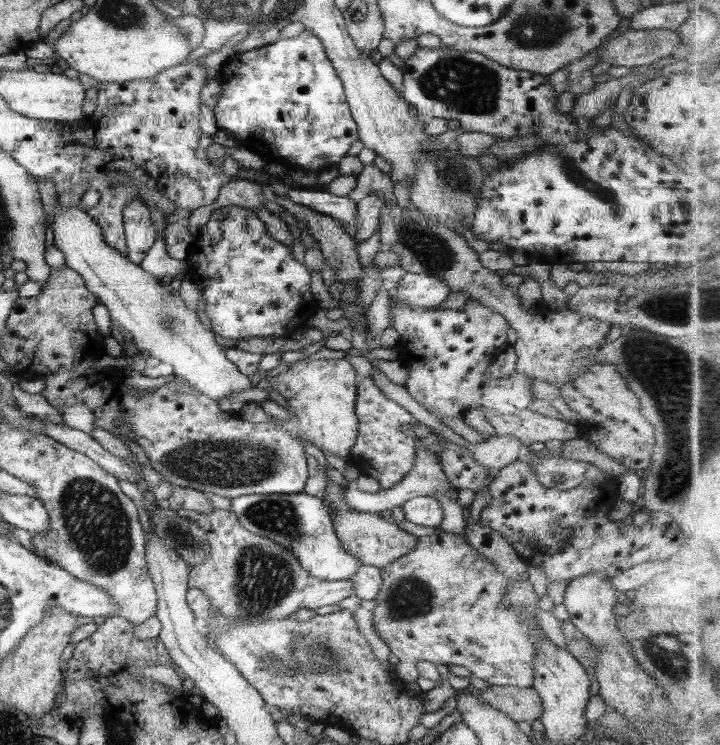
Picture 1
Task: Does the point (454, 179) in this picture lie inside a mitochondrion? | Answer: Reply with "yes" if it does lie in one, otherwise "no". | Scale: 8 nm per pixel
yes

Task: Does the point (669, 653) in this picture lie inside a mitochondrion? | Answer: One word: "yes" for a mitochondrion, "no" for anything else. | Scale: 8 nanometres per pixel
yes

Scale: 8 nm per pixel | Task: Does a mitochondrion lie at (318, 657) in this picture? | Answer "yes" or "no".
yes

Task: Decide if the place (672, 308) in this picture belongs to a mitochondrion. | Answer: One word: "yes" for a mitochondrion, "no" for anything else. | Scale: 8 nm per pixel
yes

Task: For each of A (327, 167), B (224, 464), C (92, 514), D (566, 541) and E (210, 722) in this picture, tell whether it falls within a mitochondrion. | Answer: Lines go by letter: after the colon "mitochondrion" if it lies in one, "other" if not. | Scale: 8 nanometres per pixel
A: other
B: mitochondrion
C: mitochondrion
D: other
E: other

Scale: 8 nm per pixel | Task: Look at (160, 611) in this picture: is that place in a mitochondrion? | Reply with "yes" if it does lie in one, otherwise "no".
no

